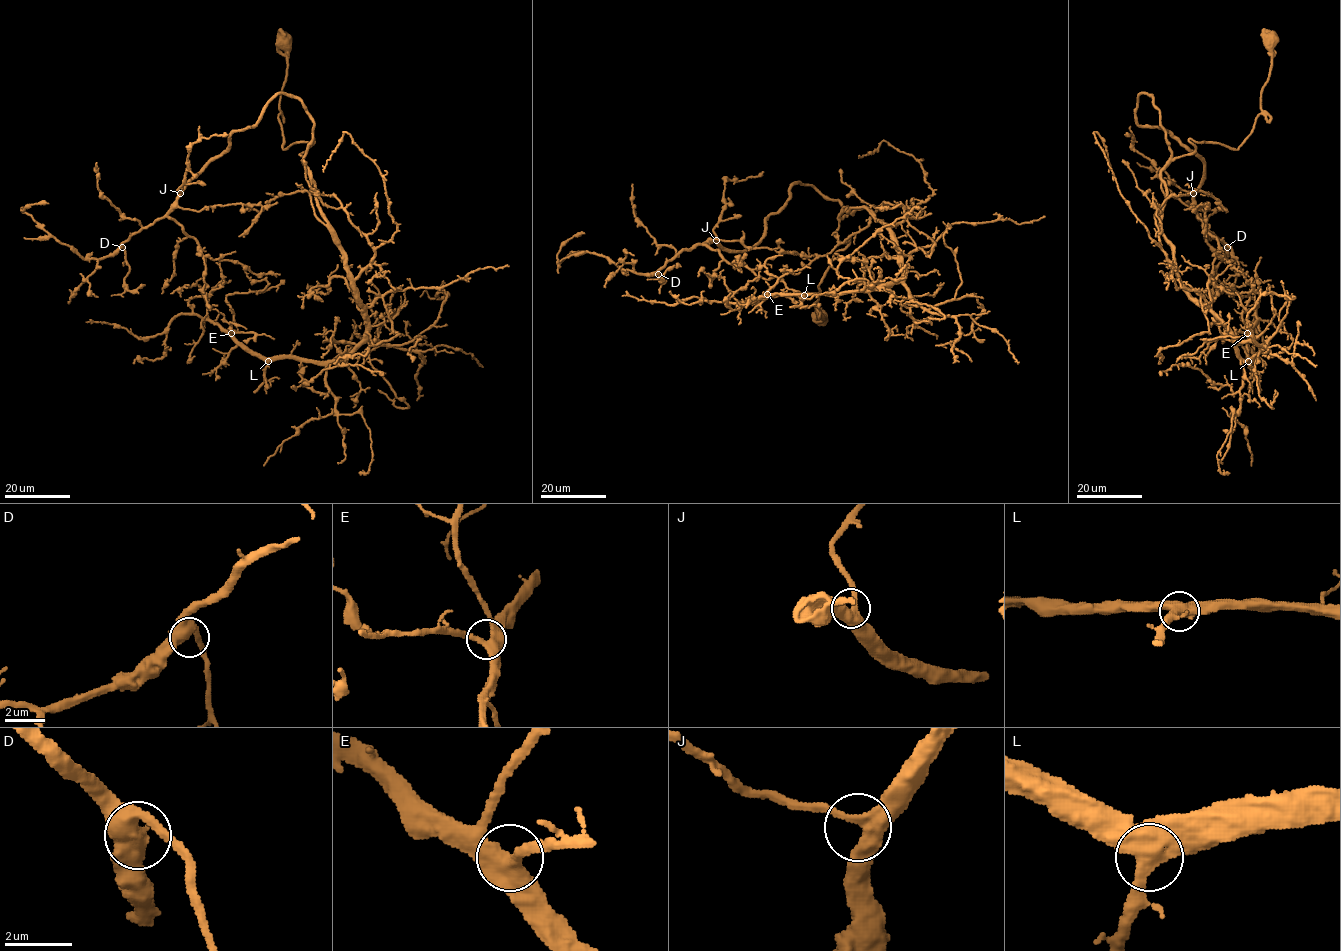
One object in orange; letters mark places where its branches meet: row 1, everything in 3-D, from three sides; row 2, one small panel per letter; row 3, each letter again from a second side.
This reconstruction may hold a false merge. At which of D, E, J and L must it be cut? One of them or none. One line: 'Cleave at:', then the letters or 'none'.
Cleave at: none

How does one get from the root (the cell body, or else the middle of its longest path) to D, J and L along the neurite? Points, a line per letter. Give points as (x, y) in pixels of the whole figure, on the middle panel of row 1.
D: (824, 317), (818, 286), (849, 241), (835, 235), (849, 207), (798, 182), (756, 244), (706, 241), (658, 274)
J: (824, 317), (818, 286), (849, 241), (835, 235), (849, 207), (797, 182), (756, 244), (727, 250), (716, 240)
L: (824, 317), (818, 286), (850, 237), (837, 238), (838, 216), (867, 207), (890, 233), (901, 277), (803, 295)

